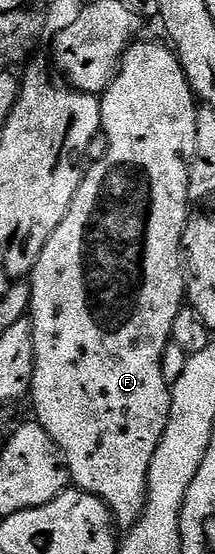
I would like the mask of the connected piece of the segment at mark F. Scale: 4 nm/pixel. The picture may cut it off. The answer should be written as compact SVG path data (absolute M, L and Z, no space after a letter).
M142 39L134 42L125 49L121 56L121 63L117 74L108 88L104 89L101 101L101 132L105 136L105 153L101 160L88 165L82 175L81 185L59 226L47 238L39 258L35 262L33 271L28 277L31 286L31 306L27 319L33 326L35 338L35 370L33 371L33 412L36 423L47 430L49 437L57 444L57 449L65 458L69 468L70 481L80 491L89 492L97 496L109 507L113 513L113 522L118 529L132 528L145 509L147 502L147 482L151 470L151 458L159 446L169 421L169 401L171 399L171 385L163 378L161 363L163 350L172 341L172 326L175 318L187 300L187 272L183 267L183 249L181 239L185 236L185 224L191 215L191 201L189 199L189 165L197 155L197 110L198 101L189 87L189 79L177 61L177 54L172 47L164 43L152 44Z

